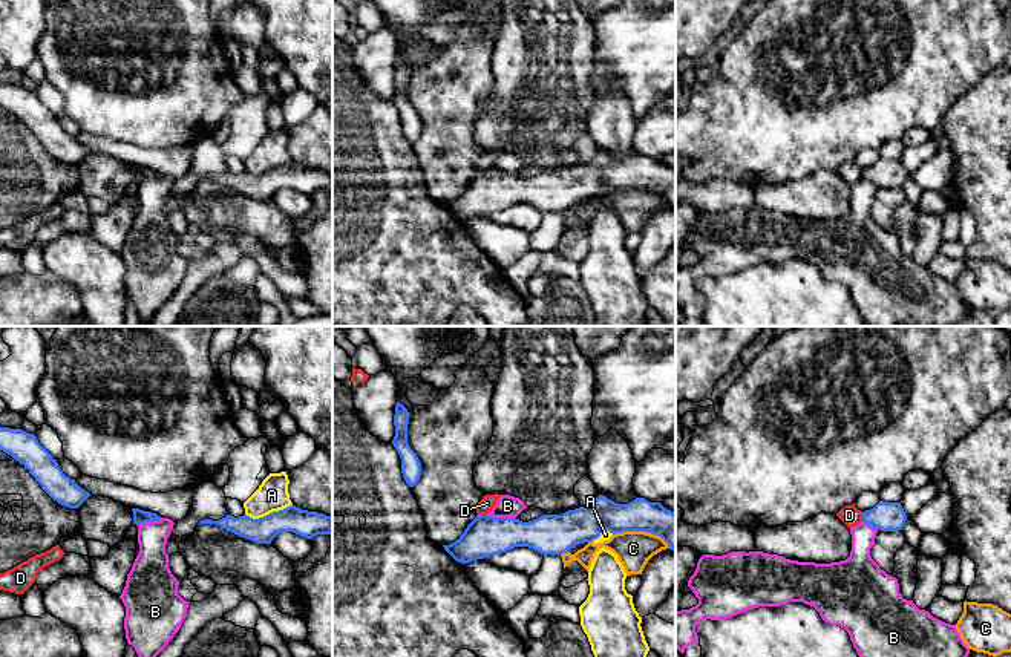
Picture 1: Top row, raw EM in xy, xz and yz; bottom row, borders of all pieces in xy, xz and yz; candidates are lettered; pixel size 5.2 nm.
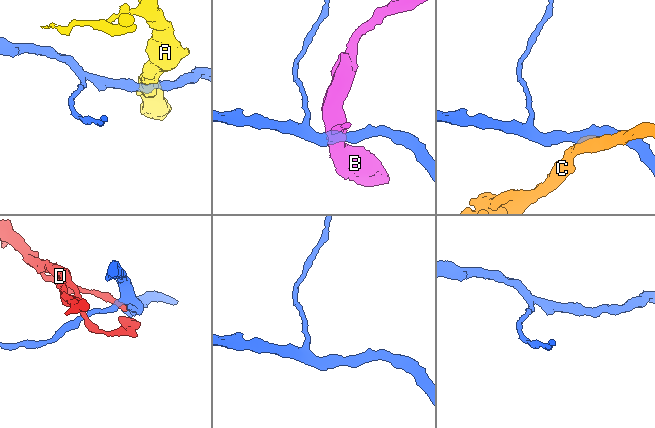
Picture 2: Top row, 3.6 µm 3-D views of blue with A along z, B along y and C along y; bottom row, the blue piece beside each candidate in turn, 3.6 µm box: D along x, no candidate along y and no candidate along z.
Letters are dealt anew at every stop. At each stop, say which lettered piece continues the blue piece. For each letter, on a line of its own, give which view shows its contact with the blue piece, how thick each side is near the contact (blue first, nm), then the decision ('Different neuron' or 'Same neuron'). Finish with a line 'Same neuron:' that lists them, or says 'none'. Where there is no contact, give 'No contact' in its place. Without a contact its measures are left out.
A: Touches blue in xy. Thickness 140 nm (blue) against 160 nm. Different neuron
B: Touches blue in xz. Thickness 220 nm (blue) against 120 nm. Different neuron
C: Touches blue in xz. Thickness 180 nm (blue) against 190 nm. Different neuron
D: Touches blue in yz. Thickness 160 nm (blue) against 100 nm. Different neuron
Same neuron: none

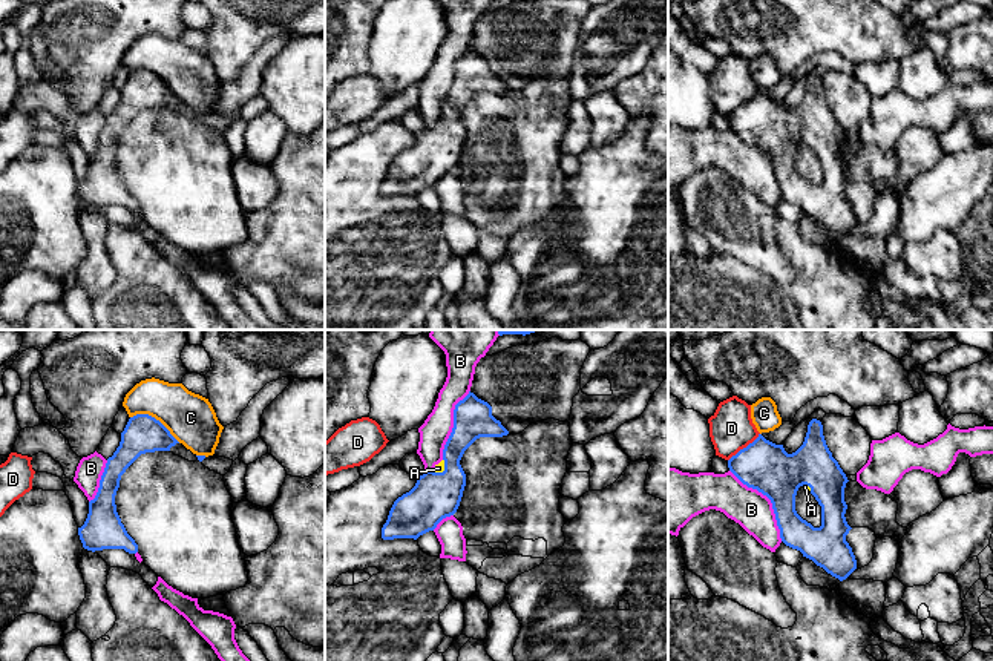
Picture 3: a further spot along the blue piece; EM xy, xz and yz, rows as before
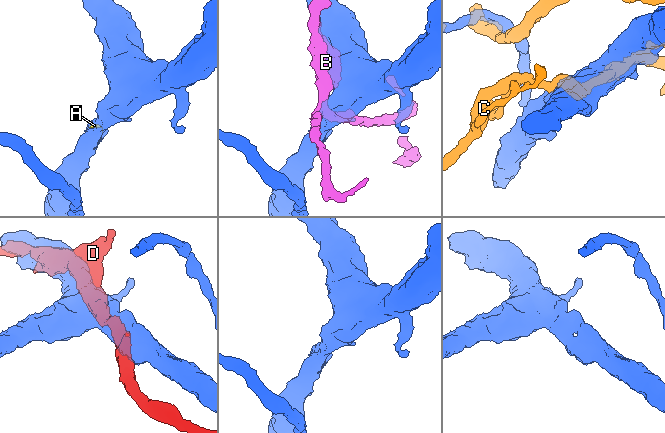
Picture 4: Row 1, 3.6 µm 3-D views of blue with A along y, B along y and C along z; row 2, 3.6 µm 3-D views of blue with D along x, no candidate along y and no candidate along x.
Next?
A: Touches blue in xz. Thickness 260 nm (blue) against 50 nm. Same neuron
B: Touches blue in yz. Thickness 260 nm (blue) against 200 nm. Different neuron
C: Touches blue in xy. Thickness 200 nm (blue) against 260 nm. Different neuron
D: Touches blue in yz. Thickness 260 nm (blue) against 240 nm. Different neuron
Same neuron: A

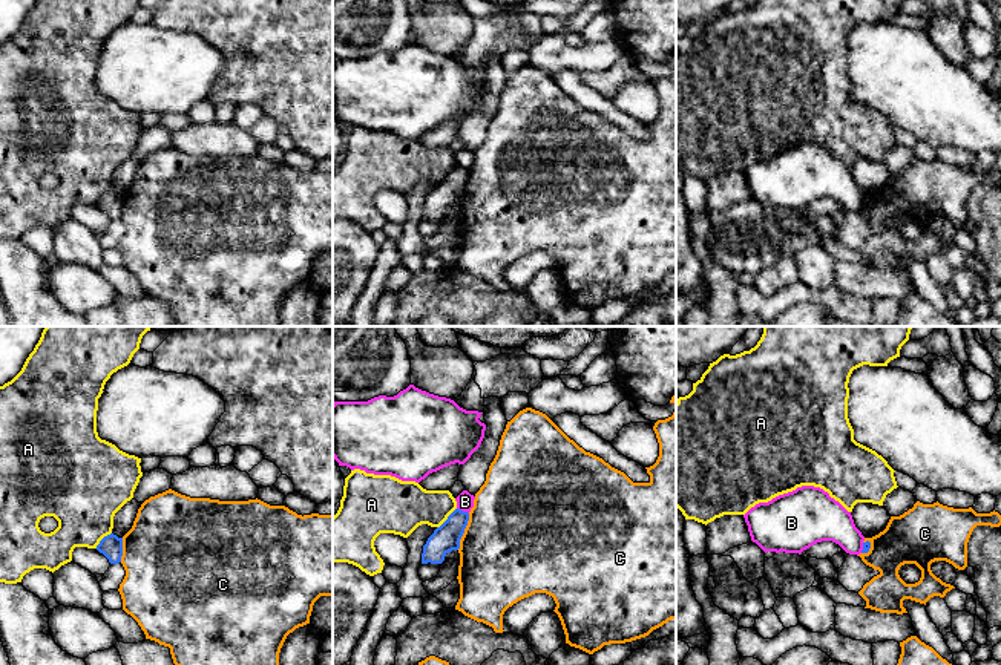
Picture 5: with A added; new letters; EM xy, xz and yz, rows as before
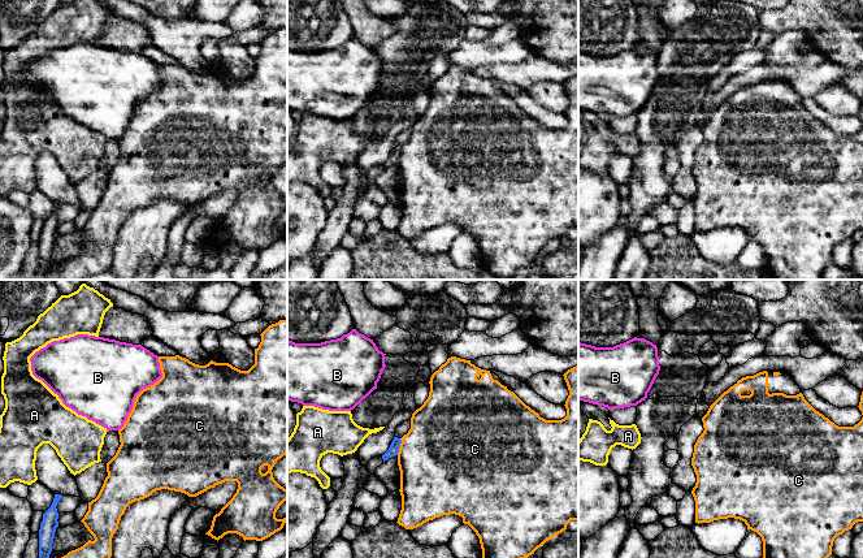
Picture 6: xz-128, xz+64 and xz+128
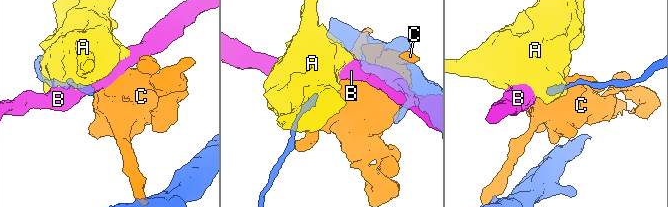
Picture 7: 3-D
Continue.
A: Touches blue in xz. Thickness 140 nm (blue) against 280 nm. Different neuron
B: Touches blue in xz. Thickness 140 nm (blue) against 100 nm. Different neuron
C: Touches blue in xz. Thickness 140 nm (blue) against 500 nm. Different neuron
Same neuron: none

